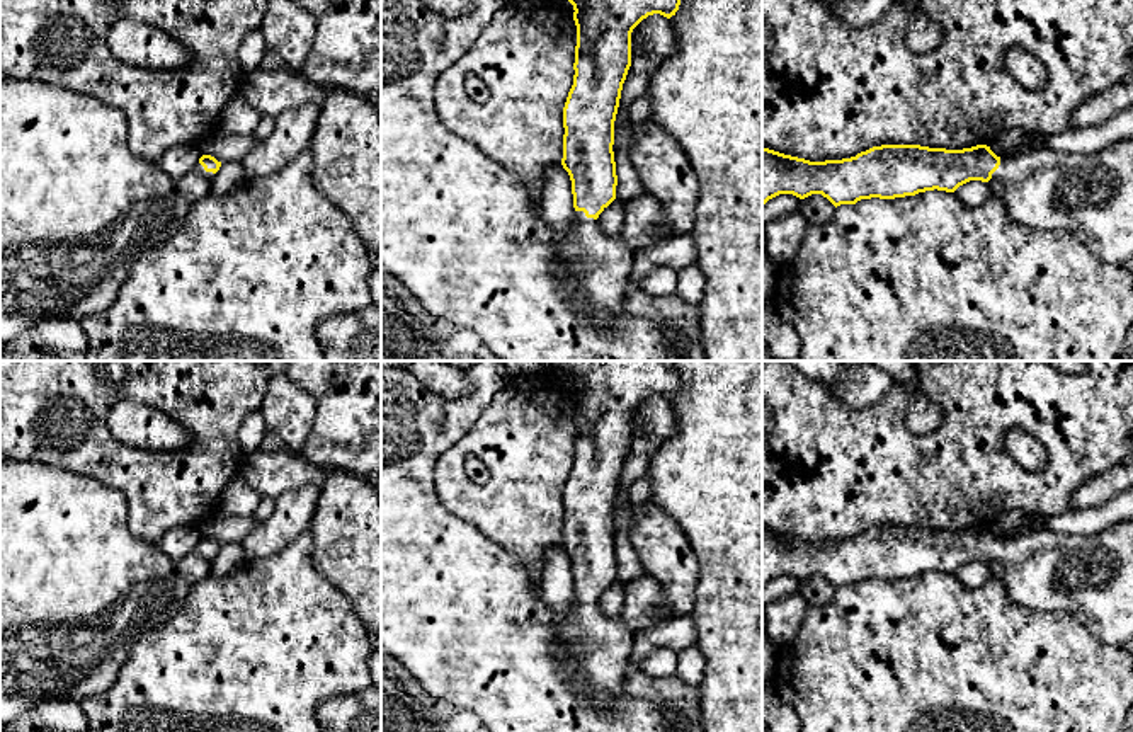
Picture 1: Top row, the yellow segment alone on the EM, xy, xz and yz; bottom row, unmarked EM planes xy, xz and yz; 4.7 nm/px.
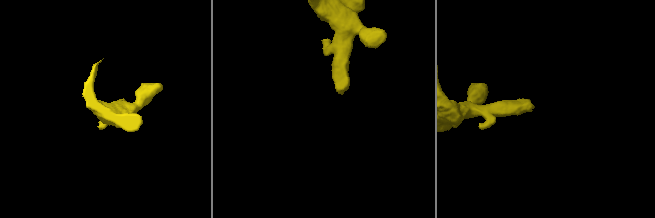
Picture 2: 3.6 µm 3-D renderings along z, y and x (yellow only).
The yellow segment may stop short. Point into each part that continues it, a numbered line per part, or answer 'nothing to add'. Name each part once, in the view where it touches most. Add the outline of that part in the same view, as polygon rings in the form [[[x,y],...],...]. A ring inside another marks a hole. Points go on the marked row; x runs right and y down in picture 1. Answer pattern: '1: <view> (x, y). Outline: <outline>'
1: yz (1089, 194). Outline: [[[1133,138],[1096,153],[1026,150],[1000,158],[987,184],[1014,221],[1070,232],[1107,264],[1133,257]]]

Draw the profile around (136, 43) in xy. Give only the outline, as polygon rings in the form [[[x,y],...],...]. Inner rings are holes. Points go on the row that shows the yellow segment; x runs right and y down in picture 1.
[[[136,19],[117,20],[109,34],[111,53],[133,66],[182,68],[191,61],[191,51],[162,29]]]

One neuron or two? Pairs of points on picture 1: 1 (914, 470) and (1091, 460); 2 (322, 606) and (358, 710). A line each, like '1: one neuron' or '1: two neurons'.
1: one neuron
2: two neurons

